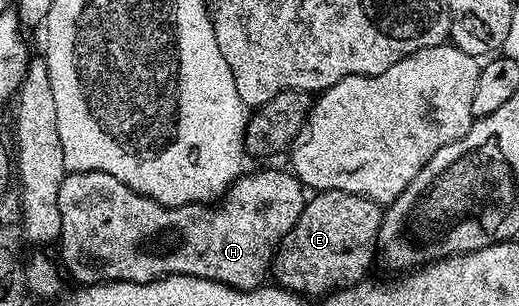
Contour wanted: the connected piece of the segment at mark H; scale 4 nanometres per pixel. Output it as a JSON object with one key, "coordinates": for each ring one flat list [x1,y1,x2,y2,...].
{"coordinates":[[283,170,244,174,223,195,219,204,223,206,201,202,163,206,149,196,133,192,133,188,121,184,117,176,109,176,109,172,69,172,65,180,61,180,61,196,57,196,57,204,61,204,58,257,66,273,71,273,76,283,84,286,96,286,98,282,152,282,165,276,184,274,217,280,238,290,256,290,268,281,275,251,293,224,297,224,305,205,303,183,294,174]]}

